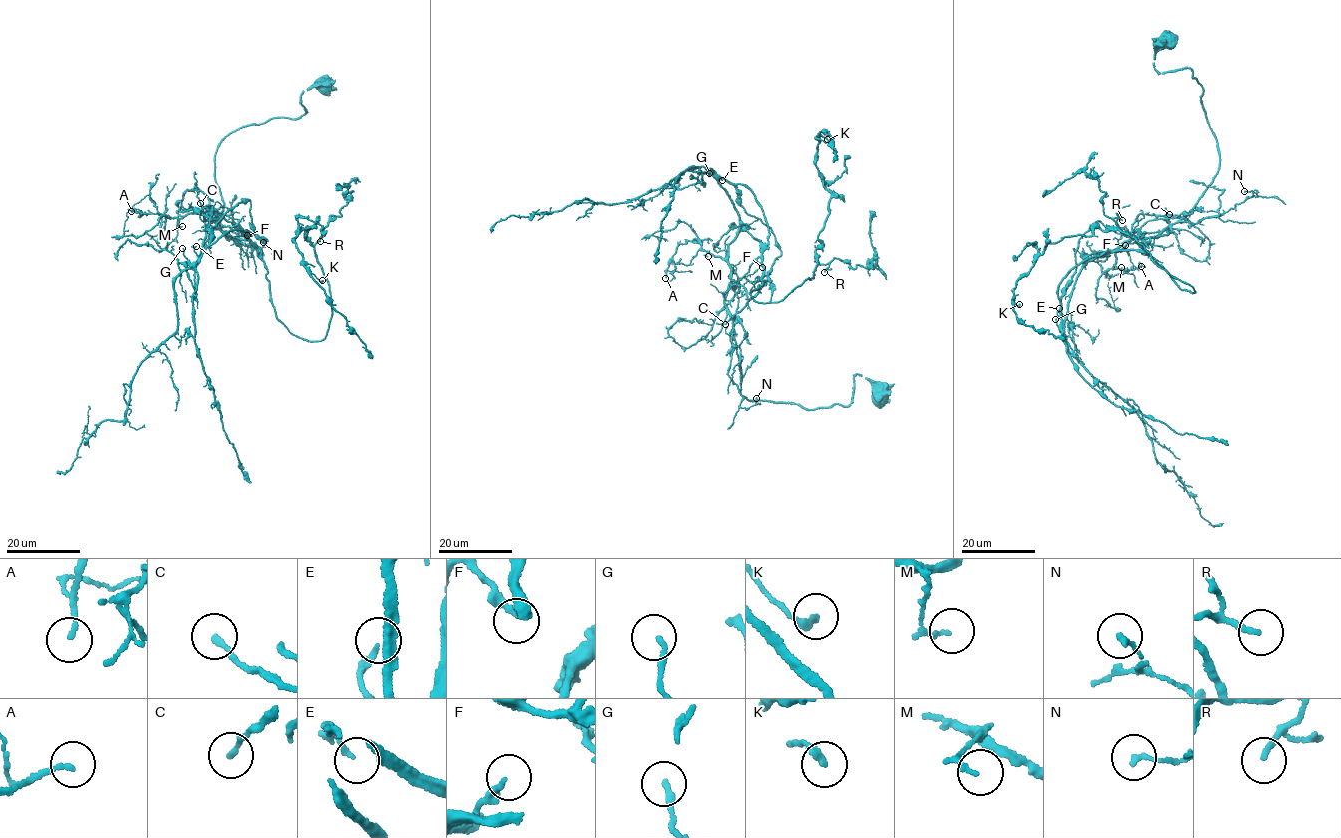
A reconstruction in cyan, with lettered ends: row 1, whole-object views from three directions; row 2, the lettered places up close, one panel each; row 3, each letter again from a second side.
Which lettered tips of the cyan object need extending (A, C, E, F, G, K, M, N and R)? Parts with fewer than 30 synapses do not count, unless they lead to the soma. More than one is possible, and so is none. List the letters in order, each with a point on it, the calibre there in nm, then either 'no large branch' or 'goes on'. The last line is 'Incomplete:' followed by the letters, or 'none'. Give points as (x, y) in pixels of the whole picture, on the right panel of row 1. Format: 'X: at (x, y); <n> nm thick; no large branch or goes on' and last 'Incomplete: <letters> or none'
A: at (1141, 266); 160 nm thick; no large branch
C: at (1169, 214); 180 nm thick; no large branch
E: at (1059, 308); 140 nm thick; no large branch
F: at (1125, 245); 170 nm thick; no large branch
G: at (1055, 319); 170 nm thick; no large branch
K: at (1019, 304); 200 nm thick; no large branch
M: at (1121, 267); 80 nm thick; no large branch
N: at (1244, 191); 160 nm thick; no large branch
R: at (1122, 220); 170 nm thick; no large branch
Incomplete: none

